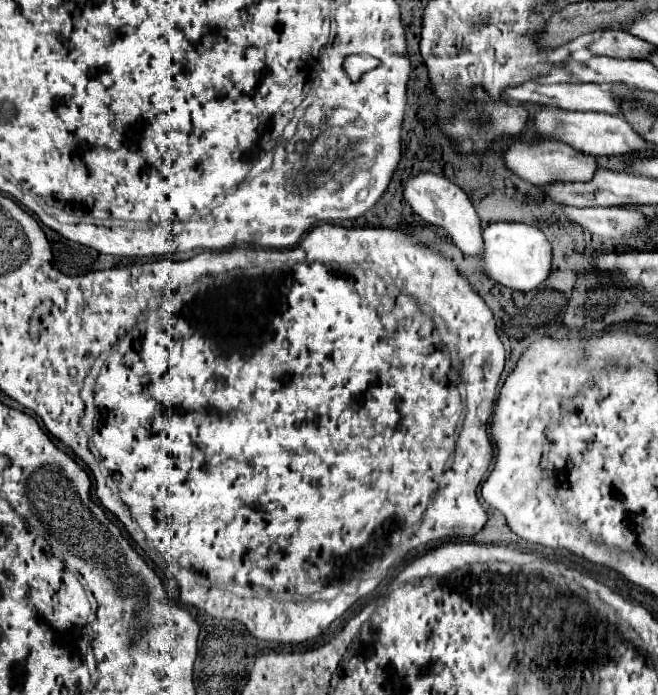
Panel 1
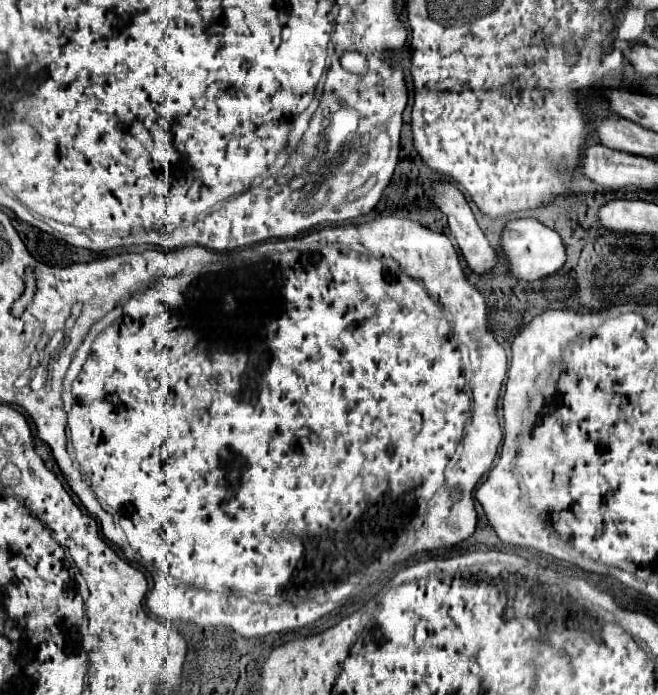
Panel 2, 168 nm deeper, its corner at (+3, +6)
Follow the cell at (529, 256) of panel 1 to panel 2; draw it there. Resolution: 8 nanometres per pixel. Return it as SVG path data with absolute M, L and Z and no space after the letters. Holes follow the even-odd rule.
M533 217L511 219L501 231L499 247L501 247L501 255L503 255L511 275L519 281L531 283L531 281L549 277L549 275L557 273L565 263L565 245L563 245L561 237L557 235L557 231L545 227L543 223L539 223Z

